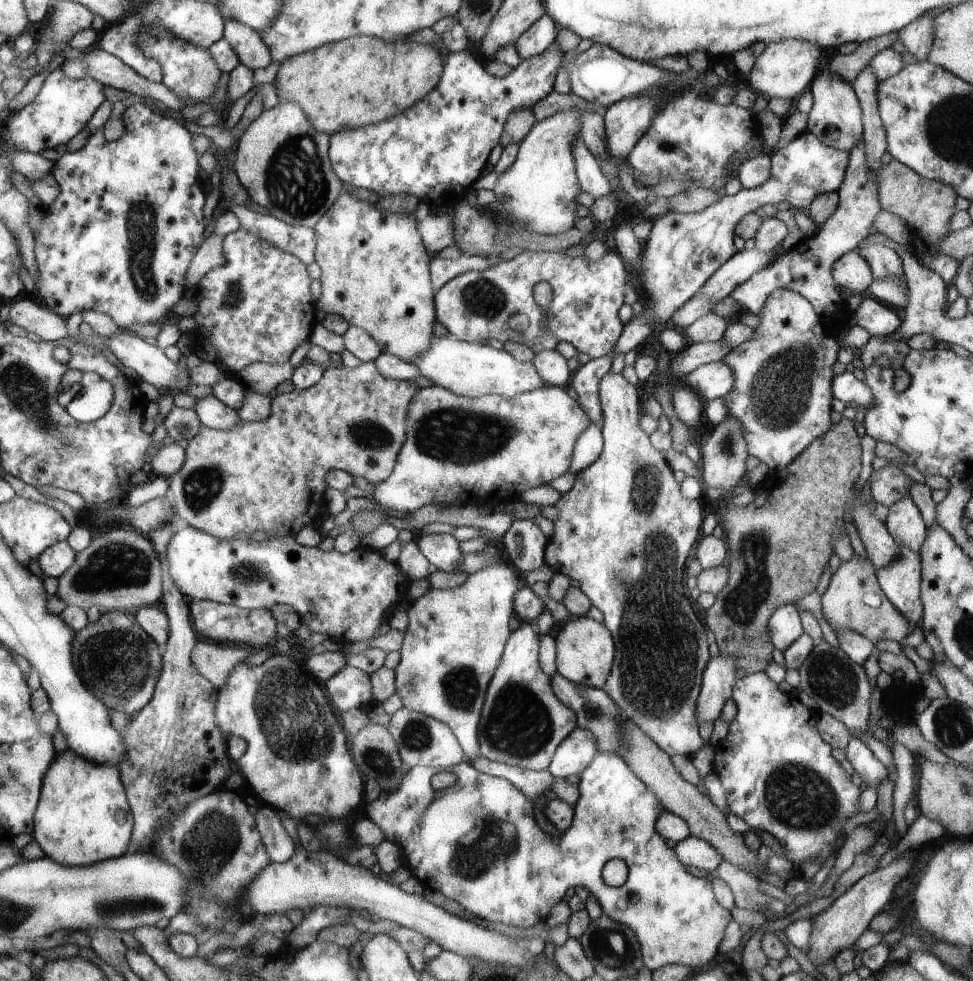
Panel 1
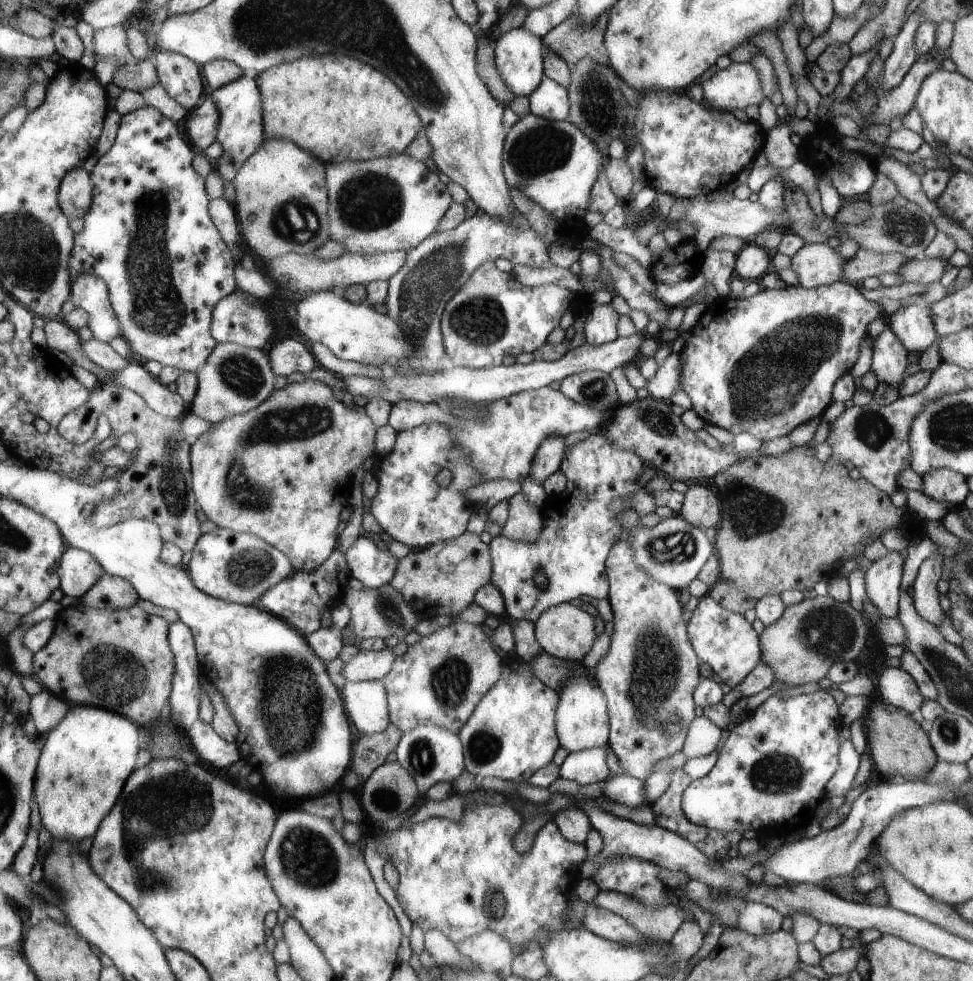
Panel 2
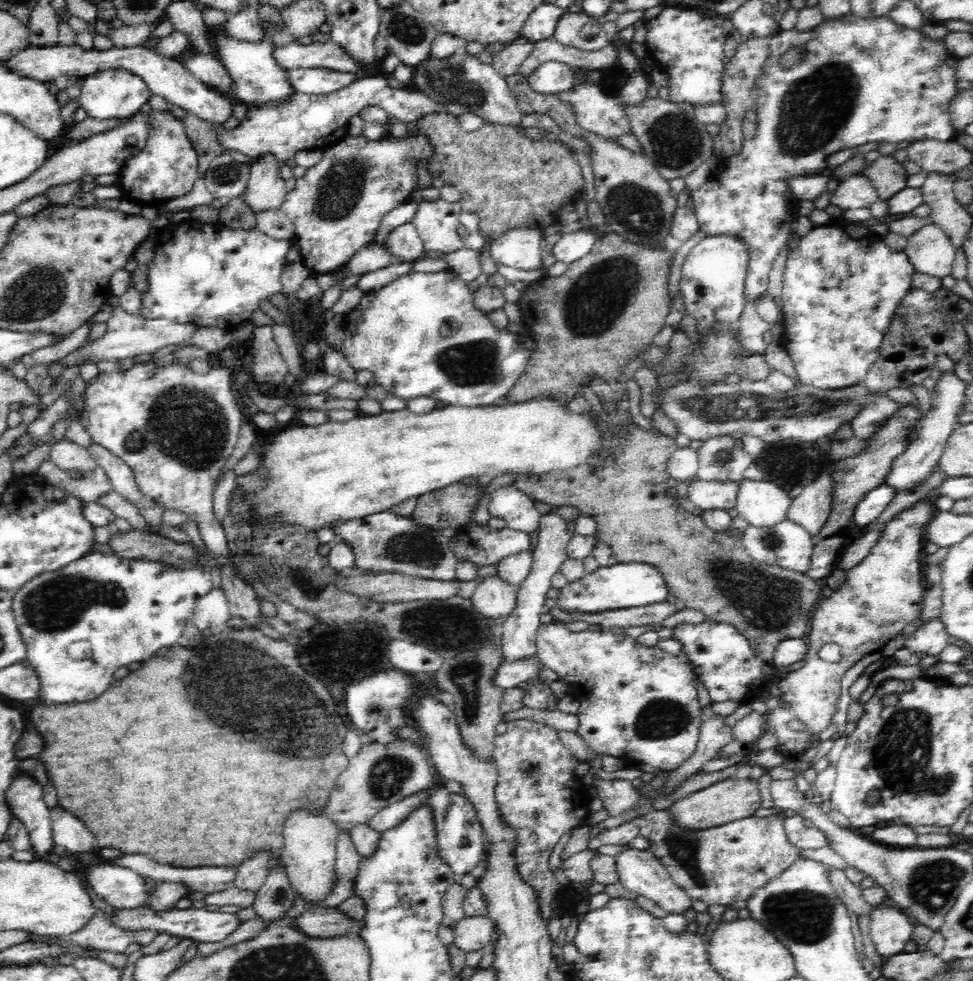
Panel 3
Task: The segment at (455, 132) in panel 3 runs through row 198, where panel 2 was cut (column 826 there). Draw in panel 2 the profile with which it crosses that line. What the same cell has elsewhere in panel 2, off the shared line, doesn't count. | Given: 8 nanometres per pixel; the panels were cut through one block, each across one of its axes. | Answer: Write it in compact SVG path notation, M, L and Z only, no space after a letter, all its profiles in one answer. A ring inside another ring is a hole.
M796 447L793 450L786 451L779 455L761 455L759 457L750 457L744 460L736 461L732 466L725 468L722 472L719 472L714 477L714 489L717 490L719 497L723 504L722 508L722 524L717 527L717 535L715 541L715 554L719 560L719 579L716 584L710 588L709 595L720 606L725 609L731 610L735 613L743 614L750 608L755 608L756 604L762 597L768 595L779 595L787 590L794 589L799 591L810 590L817 582L821 580L830 579L834 572L834 562L840 563L841 560L854 559L856 550L862 542L862 538L872 534L874 540L880 539L880 536L893 528L899 528L900 524L903 524L905 518L910 515L907 507L898 508L892 504L890 497L879 487L868 482L866 479L854 480L848 476L848 470L844 474L843 464L834 462L832 459L828 459L826 462L818 460L812 456L809 449L803 447Z

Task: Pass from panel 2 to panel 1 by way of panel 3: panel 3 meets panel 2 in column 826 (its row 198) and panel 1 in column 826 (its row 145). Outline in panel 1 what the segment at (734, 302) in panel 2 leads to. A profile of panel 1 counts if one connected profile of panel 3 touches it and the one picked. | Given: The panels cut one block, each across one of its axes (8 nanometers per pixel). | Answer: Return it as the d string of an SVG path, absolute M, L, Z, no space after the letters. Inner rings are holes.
M777 289L766 300L761 311L760 326L755 328L753 340L733 348L723 357L723 362L733 371L734 388L724 397L729 416L741 423L752 457L763 462L773 473L785 472L796 458L816 438L830 427L830 400L832 399L832 364L836 362L838 344L832 334L822 328L820 315L810 300L789 289Z

